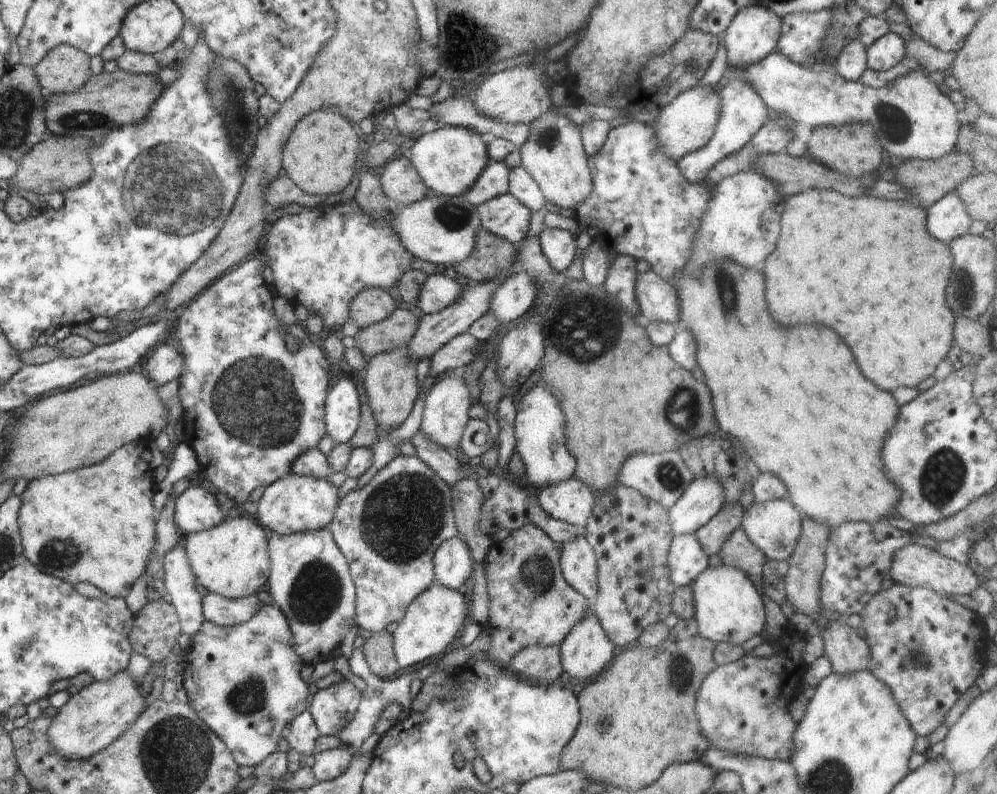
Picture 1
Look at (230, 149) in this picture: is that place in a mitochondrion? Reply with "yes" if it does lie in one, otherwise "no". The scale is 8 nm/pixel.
yes

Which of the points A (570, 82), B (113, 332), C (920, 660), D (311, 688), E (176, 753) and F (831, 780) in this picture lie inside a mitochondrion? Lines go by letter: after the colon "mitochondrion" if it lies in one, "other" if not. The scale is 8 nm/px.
A: other
B: other
C: mitochondrion
D: other
E: mitochondrion
F: mitochondrion

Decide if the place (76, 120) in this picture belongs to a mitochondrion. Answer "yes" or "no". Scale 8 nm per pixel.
yes

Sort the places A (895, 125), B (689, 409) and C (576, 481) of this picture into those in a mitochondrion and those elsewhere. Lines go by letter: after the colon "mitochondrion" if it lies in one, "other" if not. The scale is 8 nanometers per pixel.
A: mitochondrion
B: mitochondrion
C: other

